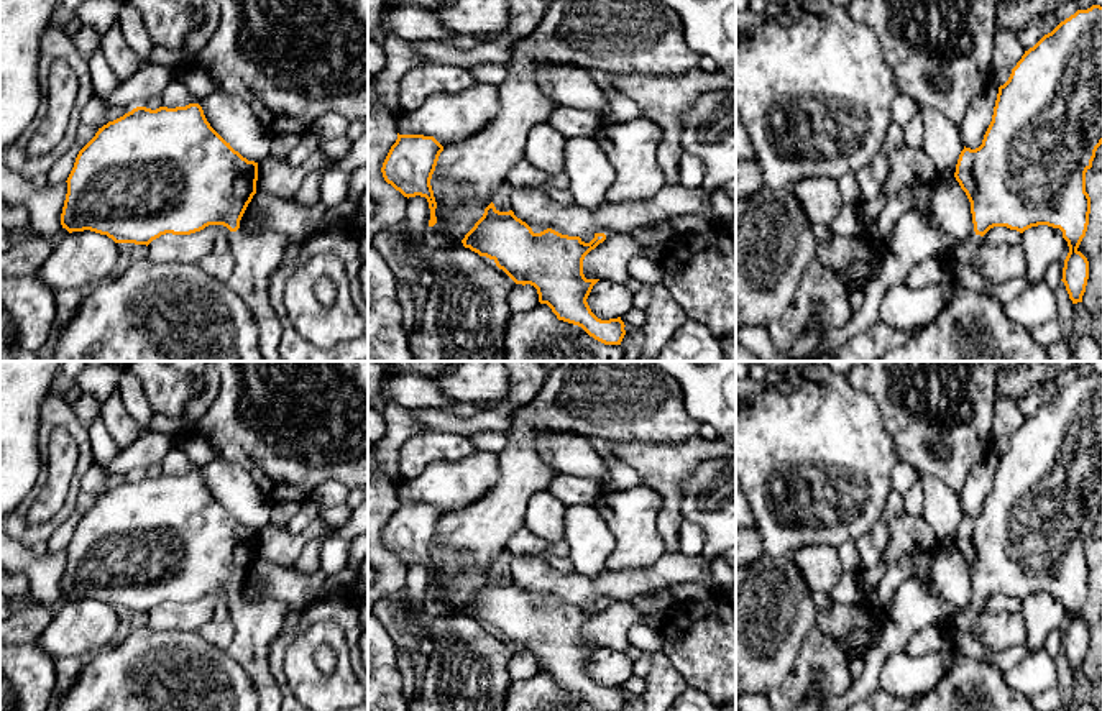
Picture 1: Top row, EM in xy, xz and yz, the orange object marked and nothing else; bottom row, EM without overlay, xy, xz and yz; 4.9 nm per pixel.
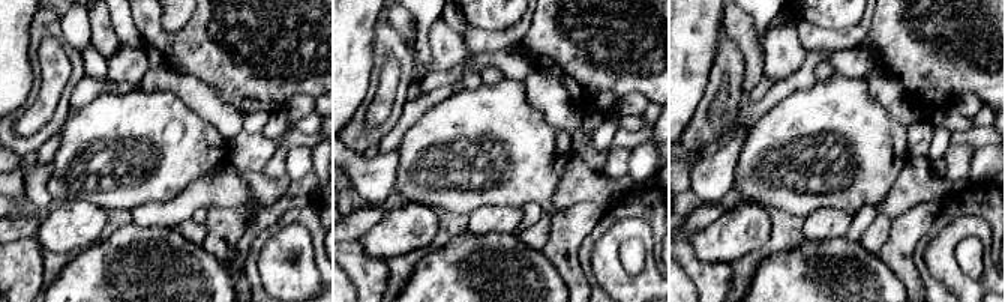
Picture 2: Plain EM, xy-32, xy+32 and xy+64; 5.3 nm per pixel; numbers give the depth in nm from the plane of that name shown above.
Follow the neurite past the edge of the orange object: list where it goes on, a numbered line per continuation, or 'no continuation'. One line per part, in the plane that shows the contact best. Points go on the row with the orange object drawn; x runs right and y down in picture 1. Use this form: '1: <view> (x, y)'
1: yz (961, 263)

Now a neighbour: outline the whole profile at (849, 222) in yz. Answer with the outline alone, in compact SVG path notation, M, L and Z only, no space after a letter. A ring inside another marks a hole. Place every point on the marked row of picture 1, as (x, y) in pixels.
M844 204L838 217L829 225L831 235L834 236L857 236L864 233L864 220L861 215L859 204Z

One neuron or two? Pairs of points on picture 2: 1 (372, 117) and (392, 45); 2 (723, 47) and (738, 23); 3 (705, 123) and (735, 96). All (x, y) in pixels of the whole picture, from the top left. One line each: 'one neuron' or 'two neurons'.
1: two neurons
2: two neurons
3: one neuron

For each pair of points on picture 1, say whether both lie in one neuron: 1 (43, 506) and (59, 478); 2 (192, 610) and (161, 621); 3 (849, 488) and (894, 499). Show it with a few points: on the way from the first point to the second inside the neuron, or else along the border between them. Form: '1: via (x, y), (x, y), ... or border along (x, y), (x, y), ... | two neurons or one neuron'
1: via (50, 499), (56, 485) | one neuron
2: via (184, 616), (169, 616) | one neuron
3: border along (892, 488), (882, 514), (867, 532) | two neurons

